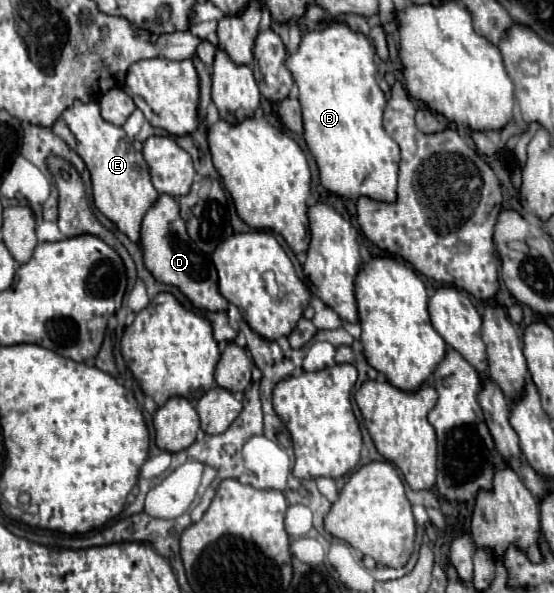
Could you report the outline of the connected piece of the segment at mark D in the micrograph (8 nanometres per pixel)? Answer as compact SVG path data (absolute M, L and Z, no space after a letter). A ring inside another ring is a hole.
M159 195L157 203L147 211L141 225L141 251L147 269L159 283L175 285L193 307L203 311L227 311L229 303L219 295L217 271L209 255L205 255L187 235L185 223L179 215L179 203L173 197Z

